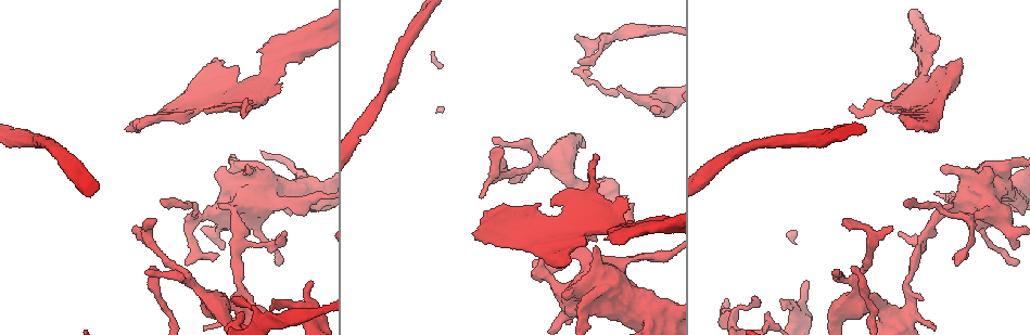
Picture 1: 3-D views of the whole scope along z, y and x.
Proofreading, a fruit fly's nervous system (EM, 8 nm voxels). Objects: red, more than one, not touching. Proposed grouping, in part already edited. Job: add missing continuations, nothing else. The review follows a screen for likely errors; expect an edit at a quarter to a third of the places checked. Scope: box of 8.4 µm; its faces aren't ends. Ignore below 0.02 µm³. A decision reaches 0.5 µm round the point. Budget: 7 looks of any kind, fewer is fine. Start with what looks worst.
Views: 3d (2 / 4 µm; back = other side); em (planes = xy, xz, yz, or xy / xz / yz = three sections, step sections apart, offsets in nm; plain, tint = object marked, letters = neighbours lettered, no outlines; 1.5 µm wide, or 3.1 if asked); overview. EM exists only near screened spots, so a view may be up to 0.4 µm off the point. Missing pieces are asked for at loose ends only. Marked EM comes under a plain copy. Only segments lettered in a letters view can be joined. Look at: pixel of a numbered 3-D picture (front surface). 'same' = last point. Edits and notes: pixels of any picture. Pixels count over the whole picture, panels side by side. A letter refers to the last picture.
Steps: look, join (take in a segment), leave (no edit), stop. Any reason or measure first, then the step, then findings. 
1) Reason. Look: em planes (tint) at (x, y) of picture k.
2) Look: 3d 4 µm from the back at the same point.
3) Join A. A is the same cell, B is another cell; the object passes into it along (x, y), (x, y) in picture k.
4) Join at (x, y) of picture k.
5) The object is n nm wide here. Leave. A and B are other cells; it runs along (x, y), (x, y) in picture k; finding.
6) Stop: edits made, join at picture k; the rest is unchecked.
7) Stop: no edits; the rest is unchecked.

Look: 3d 4 µm at (163, 203) of picture 1.

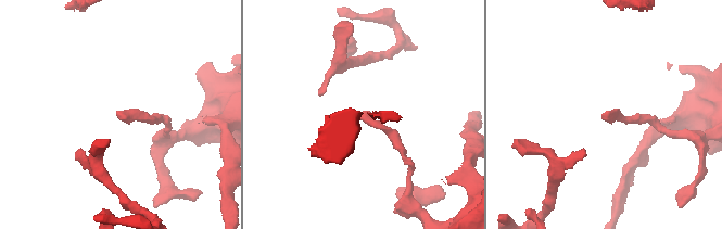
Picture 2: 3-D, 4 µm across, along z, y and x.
Look: em planes (letters) at (118, 114) of picture 2.

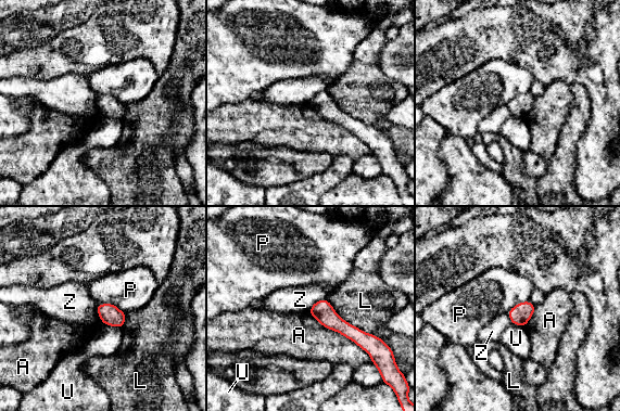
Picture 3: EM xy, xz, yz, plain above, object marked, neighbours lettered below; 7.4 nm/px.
Leave. A, L, P, U and Z are other cells; no lettered segment goes on from it.

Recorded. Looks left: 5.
Branch stops here. Look: em planes (letters) at (218, 255) of picture 1.

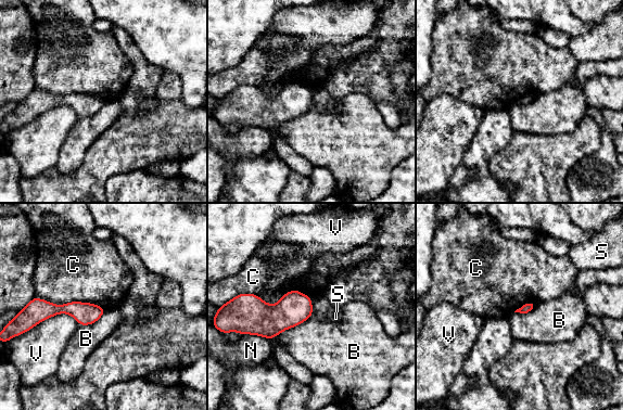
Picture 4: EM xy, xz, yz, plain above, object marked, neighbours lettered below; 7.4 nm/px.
Leave. B, C, N, S and V are other cells; a border runs along (35, 296), (105, 310) in picture 4; no lettered segment goes on from it.

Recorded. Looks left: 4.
An open end. Look: em planes (letters) at (221, 109) of picture 1.

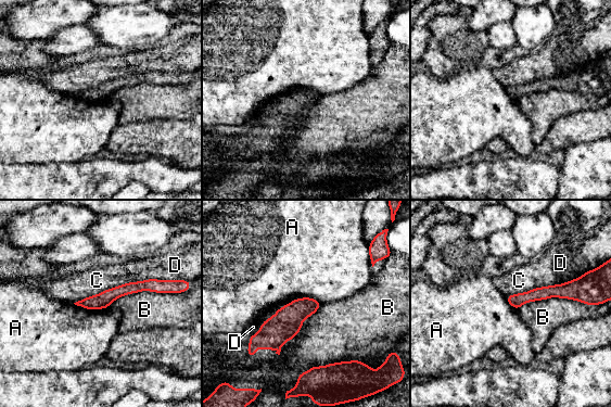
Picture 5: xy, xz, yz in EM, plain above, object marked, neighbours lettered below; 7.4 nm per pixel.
The longest contact is with B, 550 nm. Leave. A, B, C and D are other cells; none of them fits.

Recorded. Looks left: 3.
Stop: no edits; the rest is unchecked.

